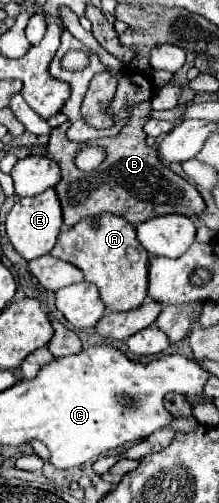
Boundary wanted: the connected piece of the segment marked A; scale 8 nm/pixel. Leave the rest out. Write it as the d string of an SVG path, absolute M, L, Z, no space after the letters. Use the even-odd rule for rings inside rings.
M113 214L85 218L59 234L51 254L55 258L61 258L77 266L85 274L85 280L97 286L99 296L107 310L127 312L143 304L147 270L149 270L149 254L137 240L135 226L129 224L125 218L113 216Z

